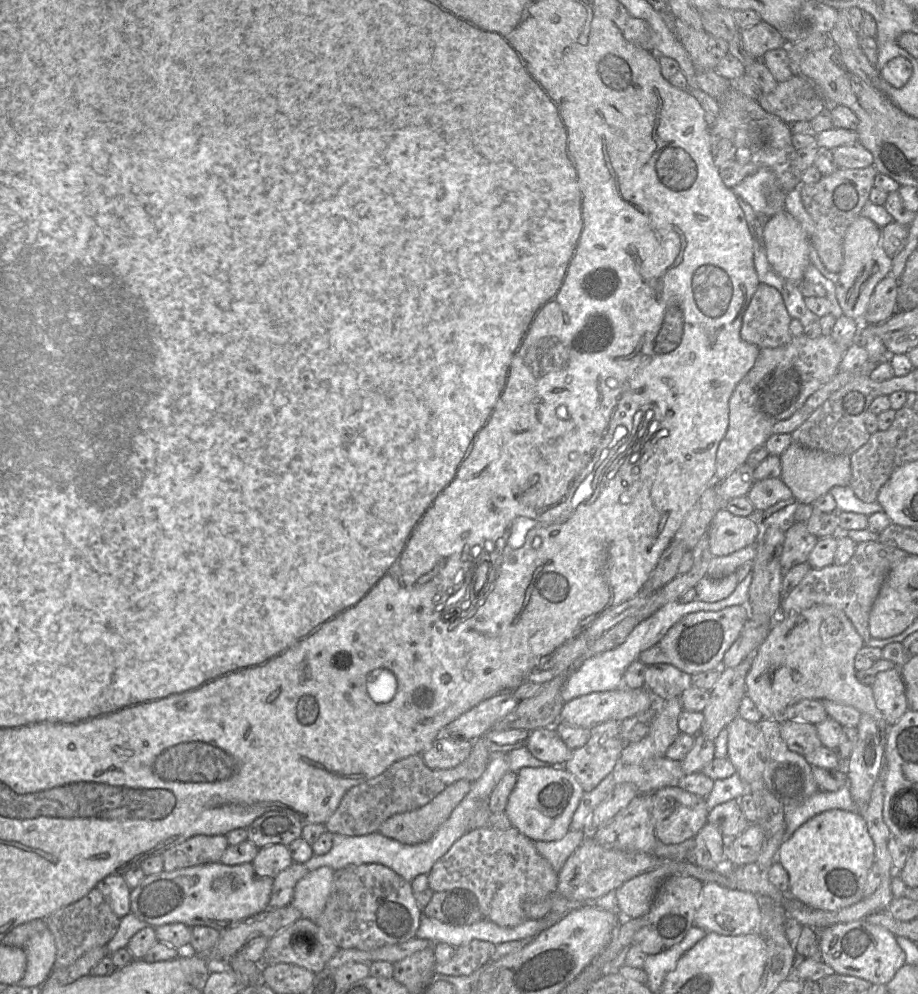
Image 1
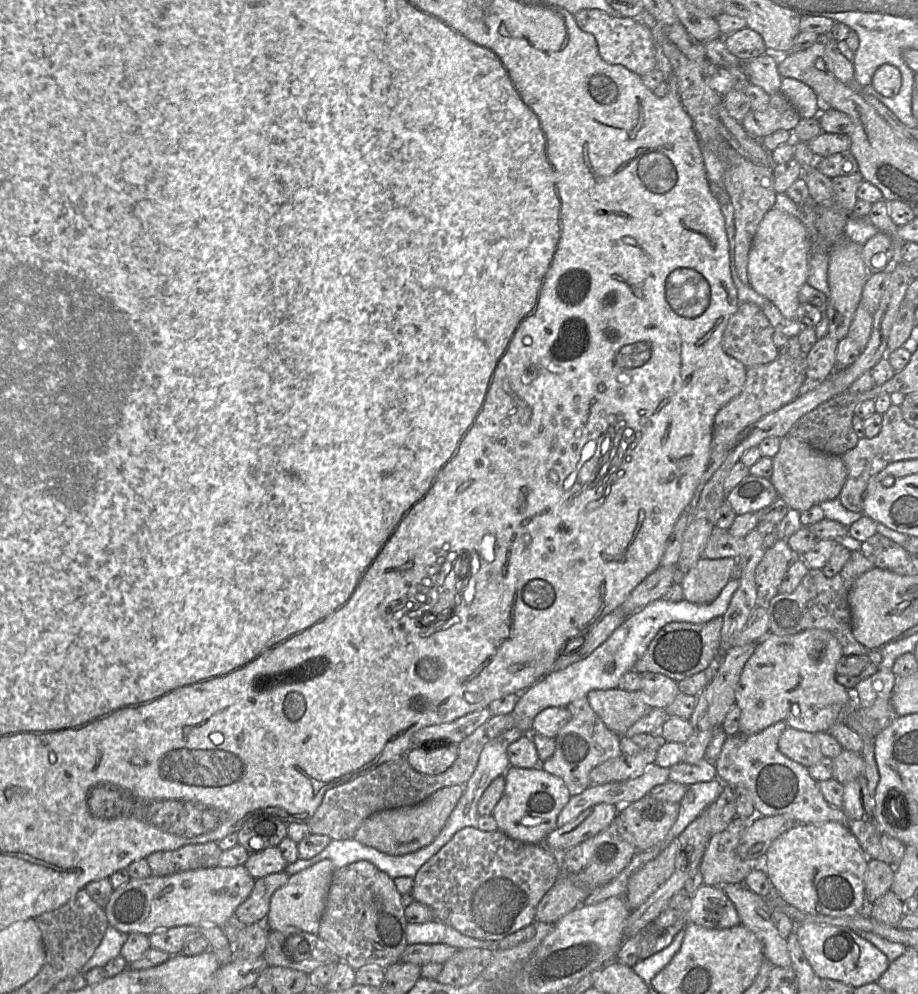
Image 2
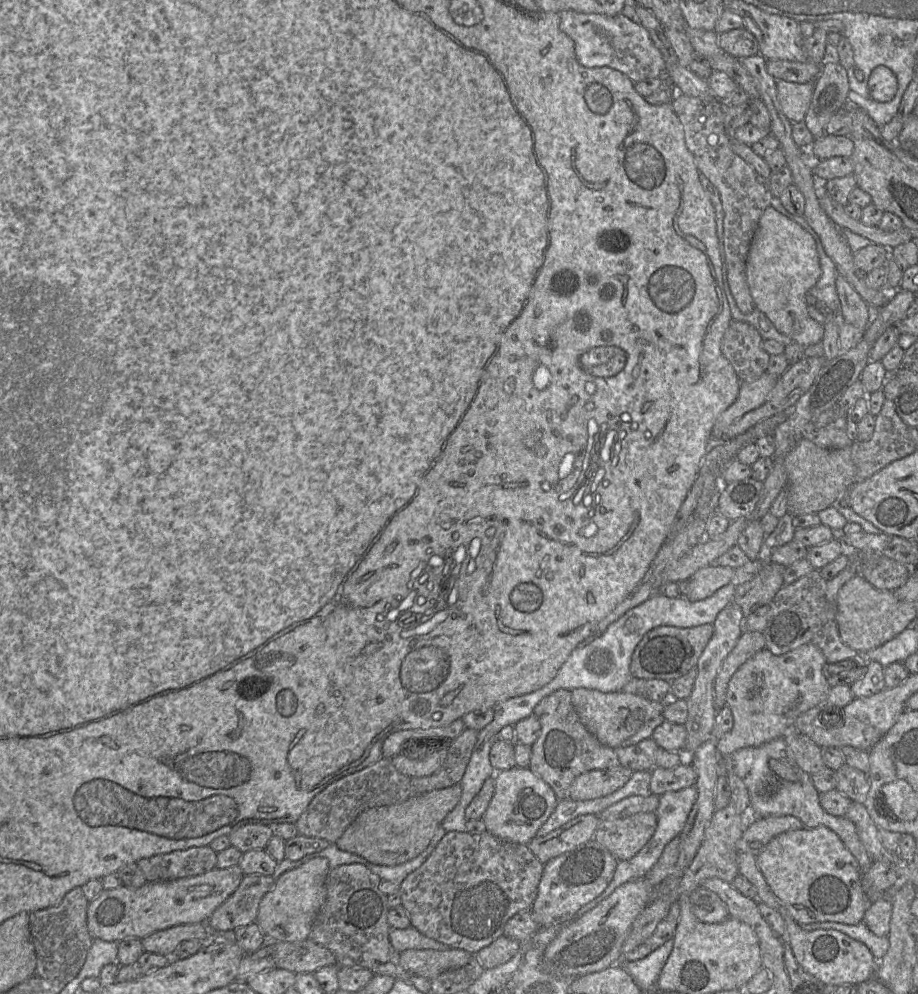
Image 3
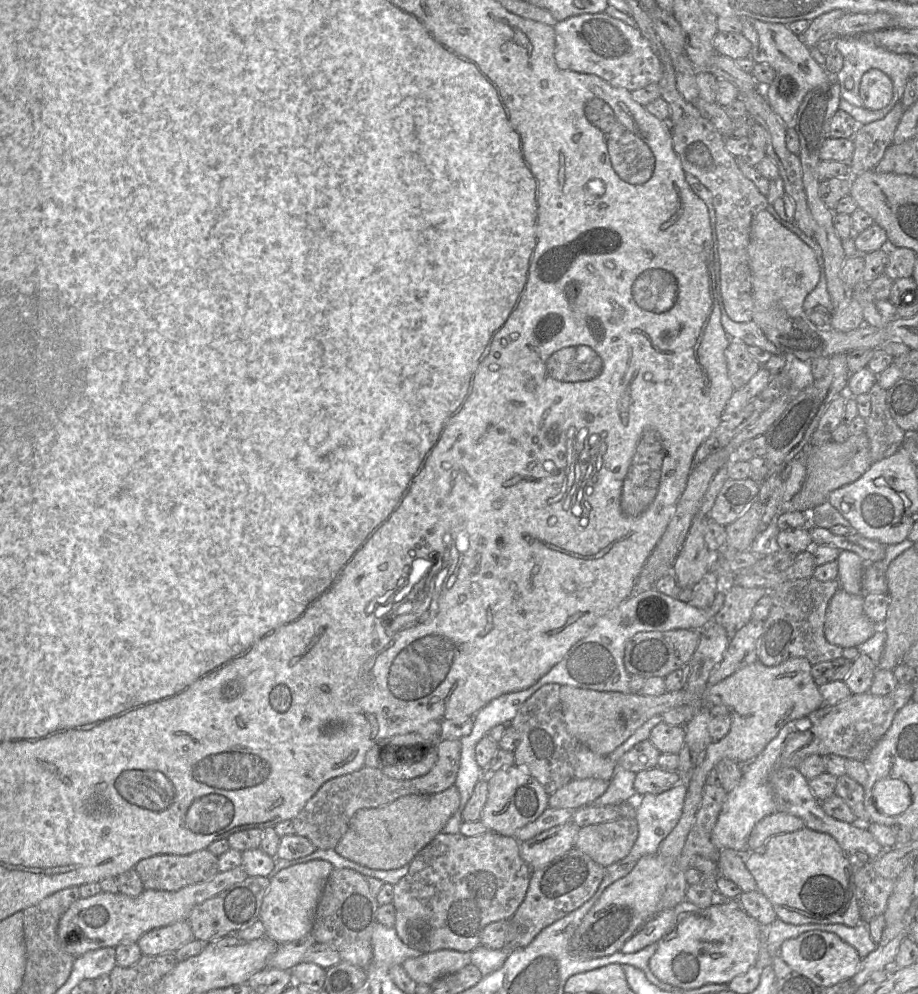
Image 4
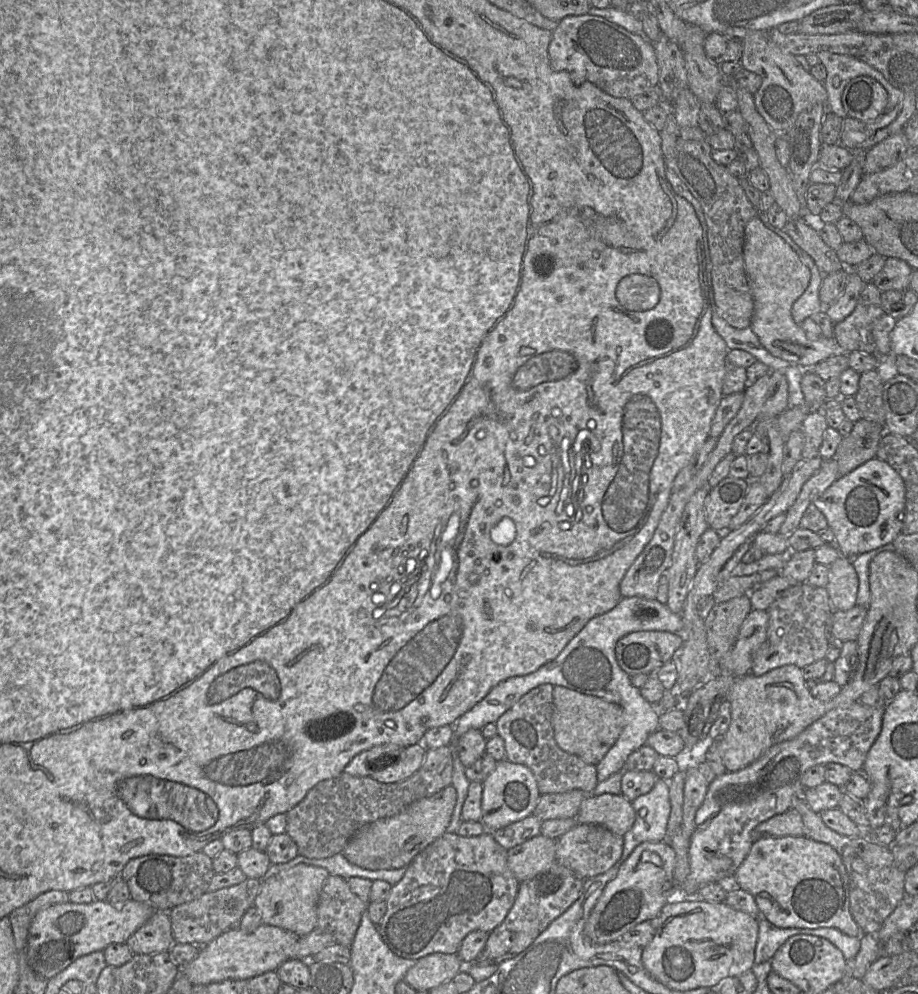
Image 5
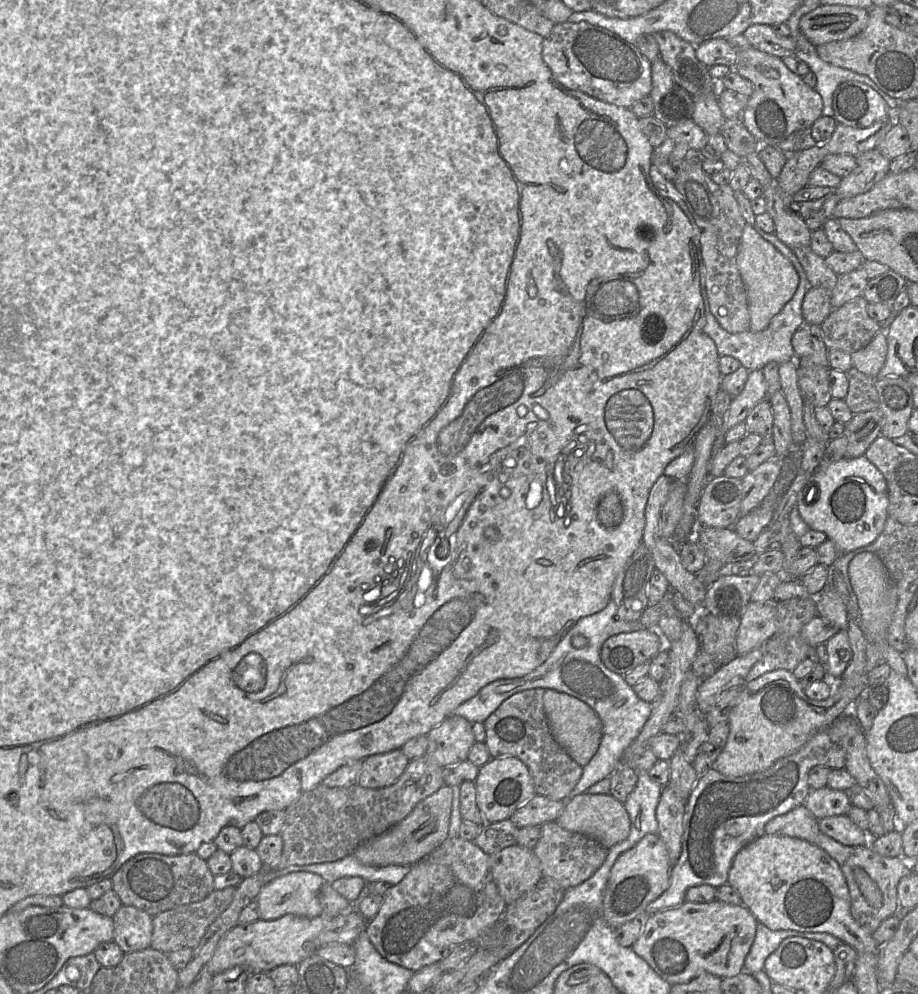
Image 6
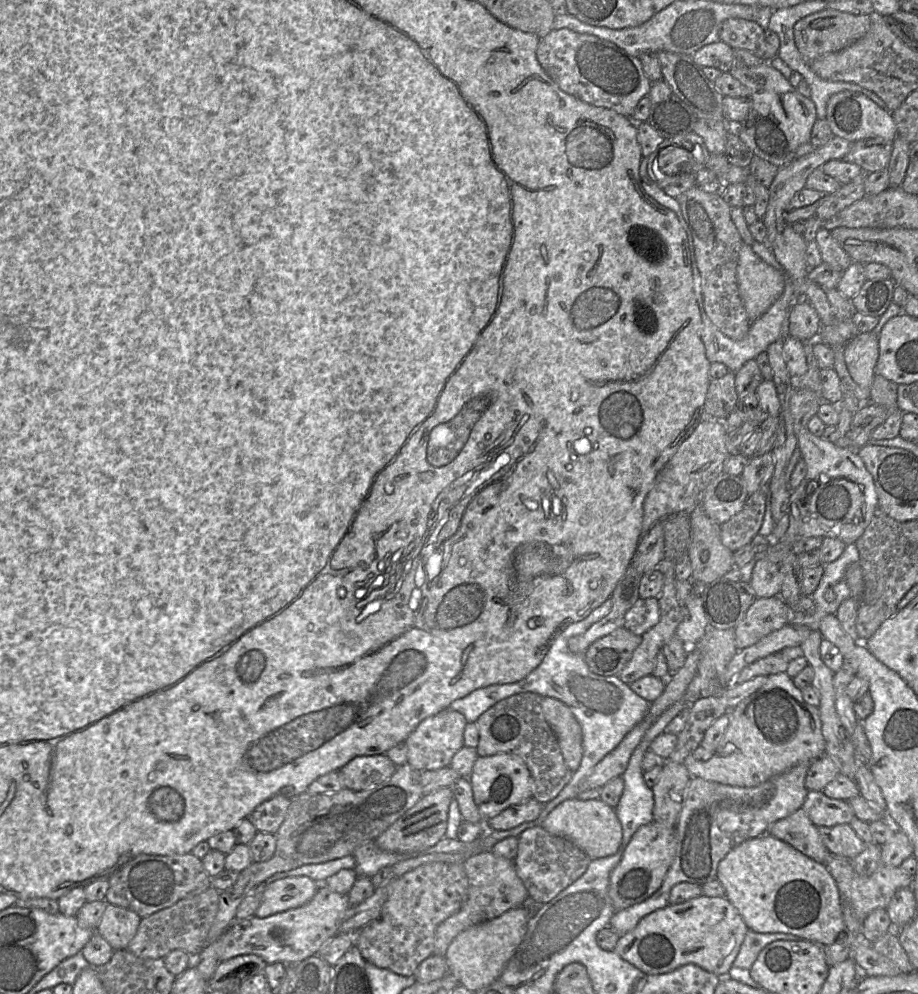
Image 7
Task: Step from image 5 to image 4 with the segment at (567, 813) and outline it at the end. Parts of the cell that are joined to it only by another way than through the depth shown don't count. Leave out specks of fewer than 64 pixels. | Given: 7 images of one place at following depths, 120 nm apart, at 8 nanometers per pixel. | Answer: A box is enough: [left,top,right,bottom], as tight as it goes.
[548,779,608,809]

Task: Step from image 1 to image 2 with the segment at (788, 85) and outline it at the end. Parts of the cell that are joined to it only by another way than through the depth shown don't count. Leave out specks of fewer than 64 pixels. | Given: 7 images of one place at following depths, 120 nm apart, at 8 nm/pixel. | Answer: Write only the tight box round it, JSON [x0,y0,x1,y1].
[742,91,800,139]

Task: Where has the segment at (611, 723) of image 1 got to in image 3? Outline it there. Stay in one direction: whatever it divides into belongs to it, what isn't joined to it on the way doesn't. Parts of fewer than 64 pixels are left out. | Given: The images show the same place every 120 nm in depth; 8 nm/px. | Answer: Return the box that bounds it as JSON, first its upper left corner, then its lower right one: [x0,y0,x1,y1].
[529,689,620,800]

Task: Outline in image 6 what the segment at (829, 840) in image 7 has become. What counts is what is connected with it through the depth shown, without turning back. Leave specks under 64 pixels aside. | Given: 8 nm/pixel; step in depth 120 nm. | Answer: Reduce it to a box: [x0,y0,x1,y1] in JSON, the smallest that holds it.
[818,815,868,846]

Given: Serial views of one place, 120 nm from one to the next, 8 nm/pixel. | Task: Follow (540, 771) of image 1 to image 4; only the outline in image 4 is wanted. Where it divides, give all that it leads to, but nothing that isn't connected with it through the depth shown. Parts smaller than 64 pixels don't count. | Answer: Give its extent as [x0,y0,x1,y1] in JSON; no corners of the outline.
[480,764,549,837]

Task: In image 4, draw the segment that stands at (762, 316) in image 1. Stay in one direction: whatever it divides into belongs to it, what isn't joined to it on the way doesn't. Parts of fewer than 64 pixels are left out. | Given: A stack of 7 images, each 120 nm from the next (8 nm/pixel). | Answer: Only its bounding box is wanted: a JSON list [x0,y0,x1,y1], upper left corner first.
[725,341,762,390]

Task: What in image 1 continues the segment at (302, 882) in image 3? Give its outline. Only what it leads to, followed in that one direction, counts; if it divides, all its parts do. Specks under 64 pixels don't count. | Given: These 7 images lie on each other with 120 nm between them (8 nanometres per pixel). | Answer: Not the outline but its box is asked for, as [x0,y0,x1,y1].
[291,866,334,922]

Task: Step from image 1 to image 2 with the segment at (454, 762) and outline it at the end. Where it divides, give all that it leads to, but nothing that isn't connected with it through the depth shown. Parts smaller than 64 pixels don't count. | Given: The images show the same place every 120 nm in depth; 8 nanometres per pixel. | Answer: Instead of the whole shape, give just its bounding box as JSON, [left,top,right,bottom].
[405,742,456,775]

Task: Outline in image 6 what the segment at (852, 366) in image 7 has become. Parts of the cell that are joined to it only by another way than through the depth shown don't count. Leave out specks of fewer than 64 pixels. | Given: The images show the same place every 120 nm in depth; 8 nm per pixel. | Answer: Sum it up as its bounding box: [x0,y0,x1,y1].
[850,330,887,378]

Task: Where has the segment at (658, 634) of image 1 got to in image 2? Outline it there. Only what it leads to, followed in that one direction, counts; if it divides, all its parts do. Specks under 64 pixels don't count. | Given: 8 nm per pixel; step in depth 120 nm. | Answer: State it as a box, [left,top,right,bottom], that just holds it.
[511,580,740,733]

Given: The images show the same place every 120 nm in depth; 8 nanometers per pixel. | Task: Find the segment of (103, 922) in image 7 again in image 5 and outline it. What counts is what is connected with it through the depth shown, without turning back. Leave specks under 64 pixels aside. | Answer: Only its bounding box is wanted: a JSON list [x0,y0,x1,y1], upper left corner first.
[126,911,175,954]

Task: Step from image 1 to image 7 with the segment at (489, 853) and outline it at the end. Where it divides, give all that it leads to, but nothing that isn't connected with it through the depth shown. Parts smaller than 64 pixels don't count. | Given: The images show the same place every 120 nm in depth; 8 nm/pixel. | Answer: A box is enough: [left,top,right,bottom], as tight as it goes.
[353,863,469,978]

